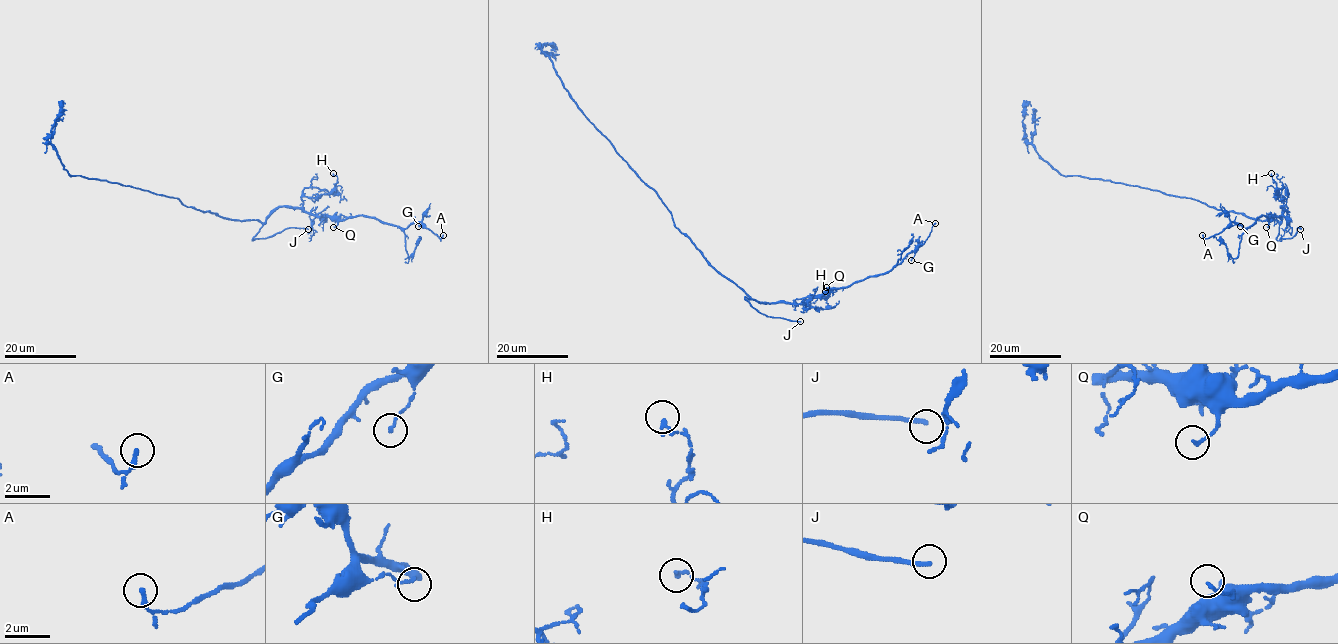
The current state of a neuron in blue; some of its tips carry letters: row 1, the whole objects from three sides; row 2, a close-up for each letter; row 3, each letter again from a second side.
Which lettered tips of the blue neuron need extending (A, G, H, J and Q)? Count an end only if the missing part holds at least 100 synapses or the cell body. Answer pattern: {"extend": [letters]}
{"extend": ["J"]}

